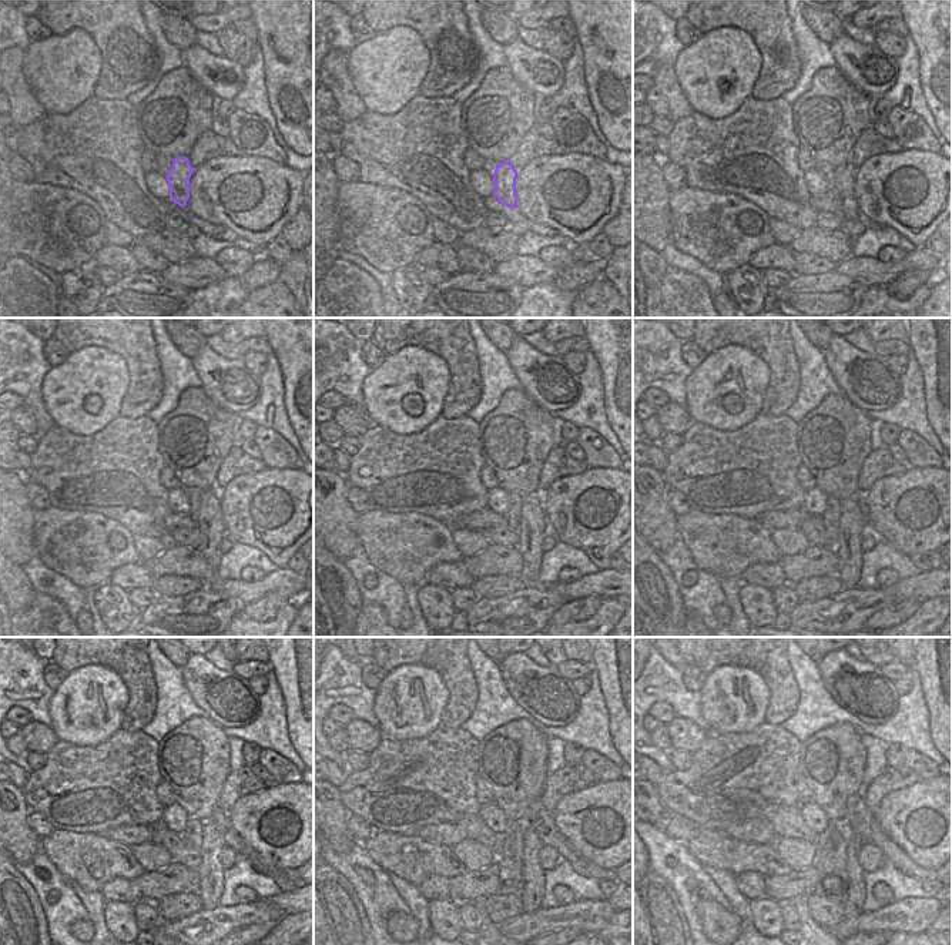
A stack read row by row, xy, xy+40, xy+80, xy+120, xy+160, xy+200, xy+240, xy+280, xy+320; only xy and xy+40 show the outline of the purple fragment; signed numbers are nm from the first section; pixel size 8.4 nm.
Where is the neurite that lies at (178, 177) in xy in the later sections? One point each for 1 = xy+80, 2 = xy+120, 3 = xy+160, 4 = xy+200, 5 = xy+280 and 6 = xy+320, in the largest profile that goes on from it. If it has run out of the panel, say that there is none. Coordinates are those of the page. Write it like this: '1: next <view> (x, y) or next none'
1: next xy+80 (842, 190)
2: next xy+120 (210, 523)
3: next xy+160 (532, 528)
4: next xy+200 (848, 549)
5: next xy+280 (532, 873)
6: next xy+320 (852, 900)

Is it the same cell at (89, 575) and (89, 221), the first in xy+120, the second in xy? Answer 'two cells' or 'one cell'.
one cell

